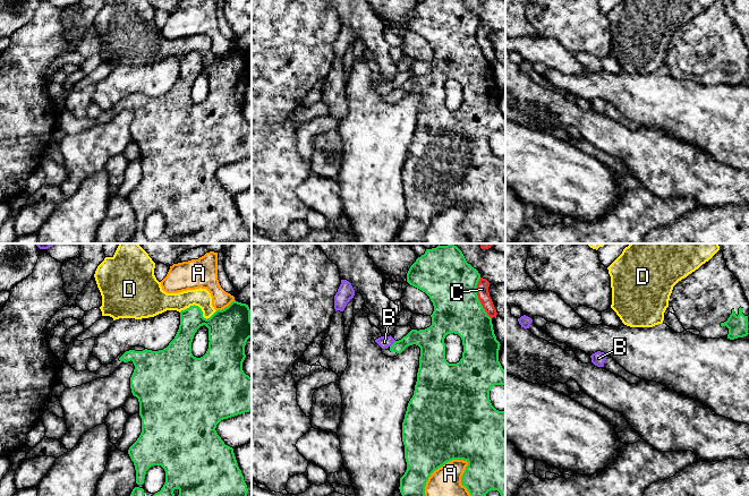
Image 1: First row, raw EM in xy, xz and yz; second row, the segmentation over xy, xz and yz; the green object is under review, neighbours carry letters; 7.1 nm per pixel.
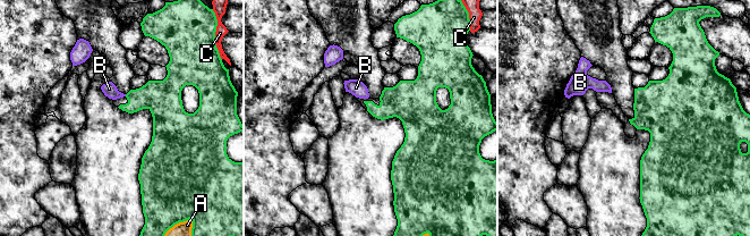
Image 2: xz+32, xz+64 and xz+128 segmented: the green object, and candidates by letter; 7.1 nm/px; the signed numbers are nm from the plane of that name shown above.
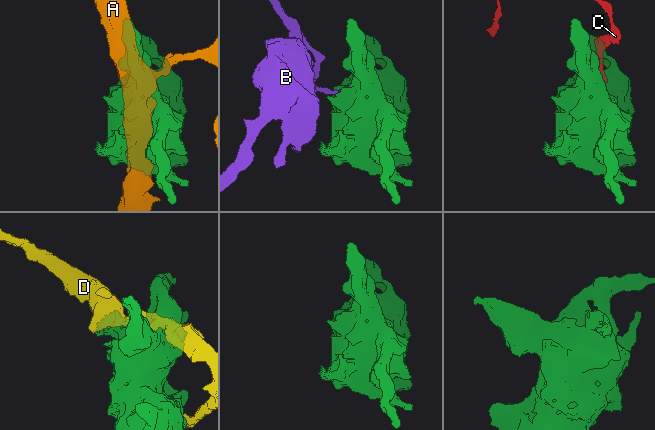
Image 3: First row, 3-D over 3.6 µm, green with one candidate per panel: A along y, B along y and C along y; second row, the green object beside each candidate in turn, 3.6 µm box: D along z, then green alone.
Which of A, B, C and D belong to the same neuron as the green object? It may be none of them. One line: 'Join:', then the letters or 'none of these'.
Join: none of these

